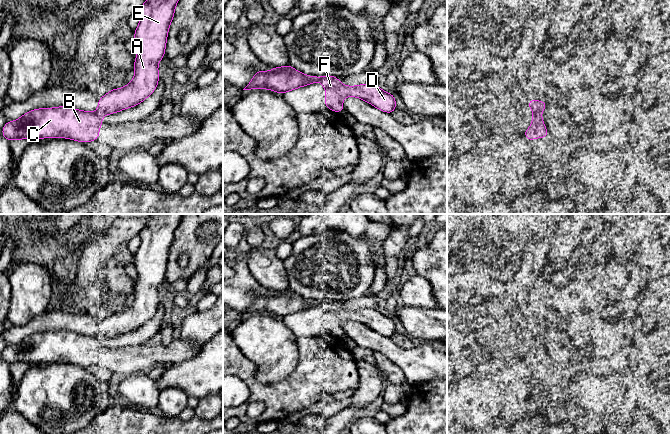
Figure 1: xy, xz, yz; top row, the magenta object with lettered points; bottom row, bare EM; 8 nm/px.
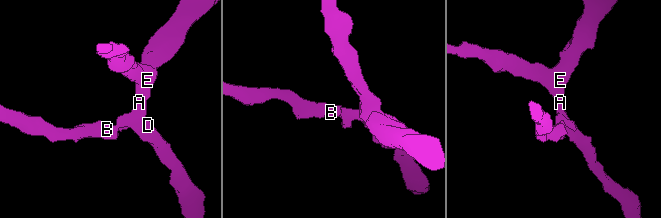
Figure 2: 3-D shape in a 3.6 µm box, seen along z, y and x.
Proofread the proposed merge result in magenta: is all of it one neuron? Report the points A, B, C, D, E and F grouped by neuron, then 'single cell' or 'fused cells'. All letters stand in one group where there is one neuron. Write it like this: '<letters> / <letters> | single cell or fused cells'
A D E F / B C | fused cells

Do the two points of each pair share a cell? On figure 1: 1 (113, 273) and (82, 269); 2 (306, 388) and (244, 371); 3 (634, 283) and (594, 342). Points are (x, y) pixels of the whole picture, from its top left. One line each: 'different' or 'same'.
1: different
2: same
3: same

